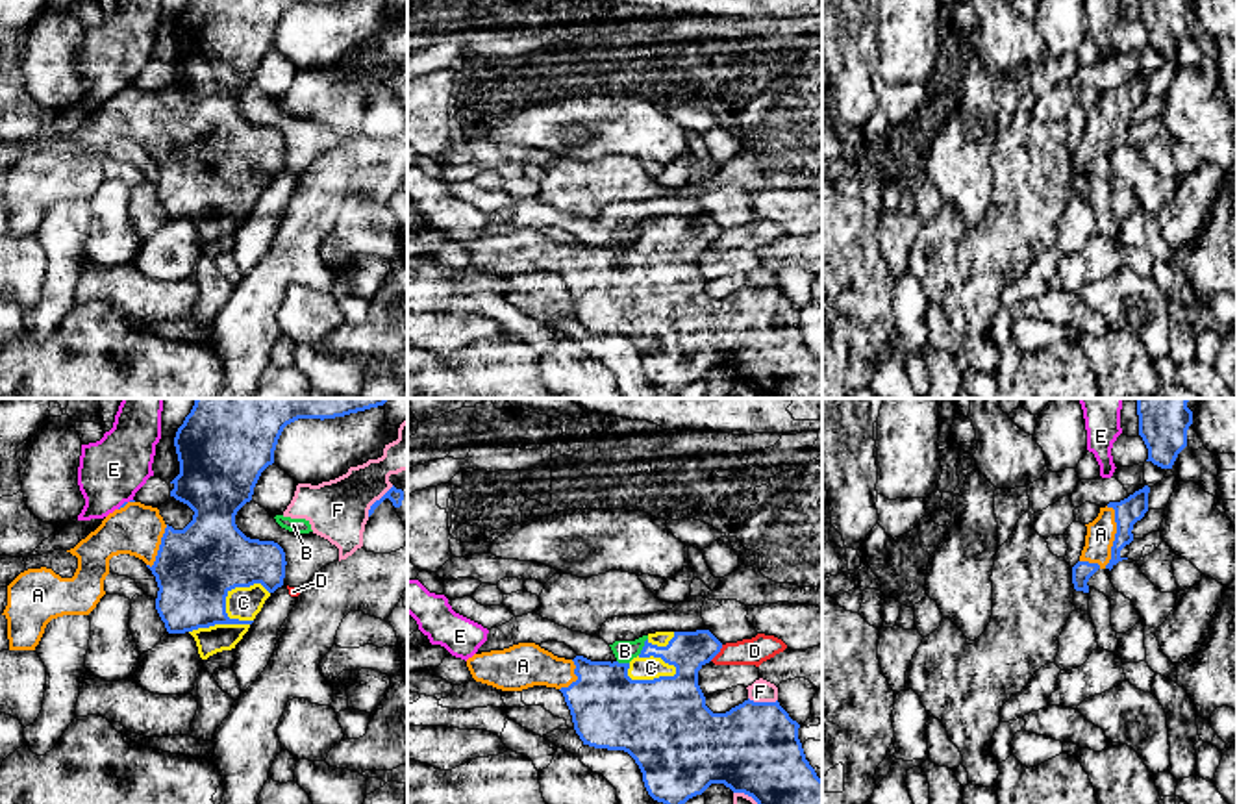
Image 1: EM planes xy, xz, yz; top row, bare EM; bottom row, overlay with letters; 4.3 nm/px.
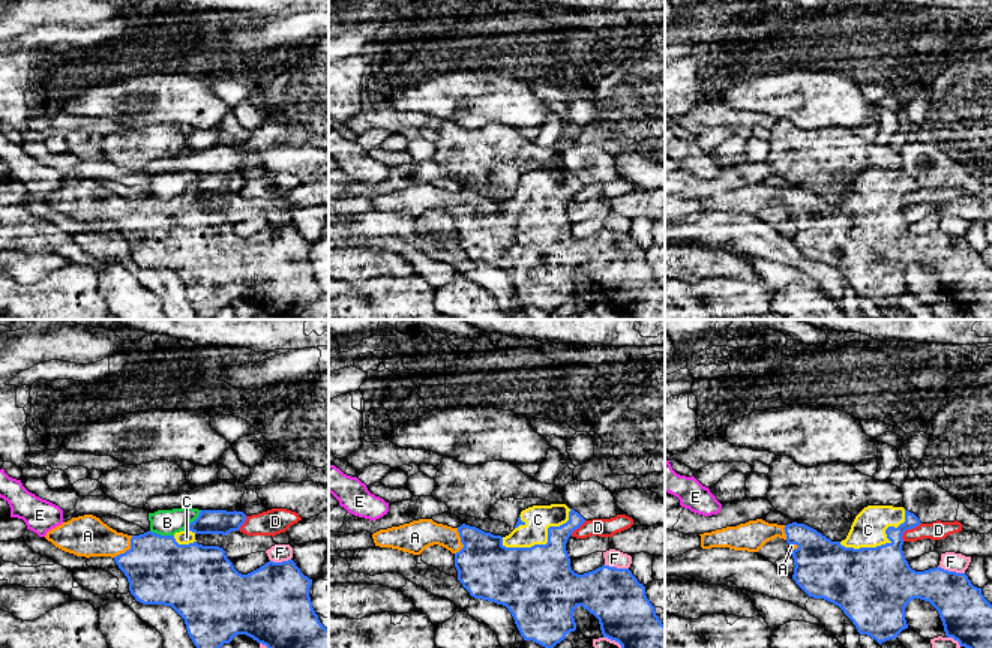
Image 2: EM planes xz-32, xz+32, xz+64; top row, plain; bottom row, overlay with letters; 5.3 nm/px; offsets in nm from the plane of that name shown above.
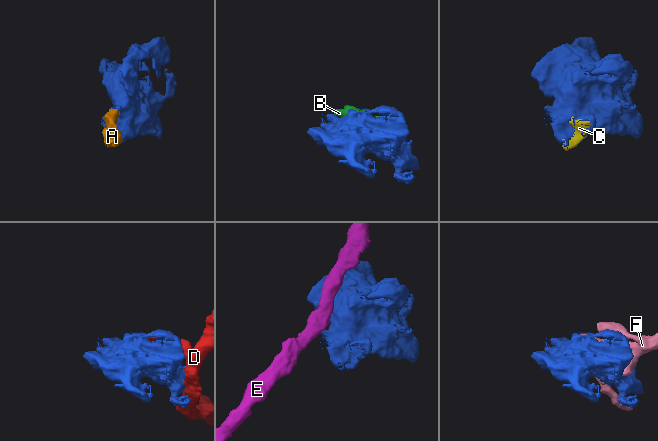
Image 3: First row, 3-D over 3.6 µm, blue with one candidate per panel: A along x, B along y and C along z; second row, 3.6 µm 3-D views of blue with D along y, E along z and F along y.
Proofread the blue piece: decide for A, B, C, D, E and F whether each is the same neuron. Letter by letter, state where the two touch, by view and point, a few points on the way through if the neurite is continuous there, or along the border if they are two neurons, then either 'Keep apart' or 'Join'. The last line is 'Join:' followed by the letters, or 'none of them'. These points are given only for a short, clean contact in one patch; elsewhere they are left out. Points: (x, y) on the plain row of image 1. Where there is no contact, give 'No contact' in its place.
A: Touches blue at yz (1115, 123). Path across: yz (1130, 95), (1115, 110), (1115, 123), (1100, 119). Join
B: Touches blue at xz (643, 232). Boundary: xz (647, 223), (637, 239). Keep apart
C: Touches blue at xy (226, 200). Join
D: Touches blue at xz (717, 238). Keep apart
E: Touches blue at xy (124, 87). Boundary: xy (132, 84), (117, 93). Keep apart
F: Touches blue at xy (376, 86). Keep apart
Join: A, C

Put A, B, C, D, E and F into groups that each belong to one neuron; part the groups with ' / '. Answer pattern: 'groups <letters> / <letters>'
groups A C / B F / D / E

